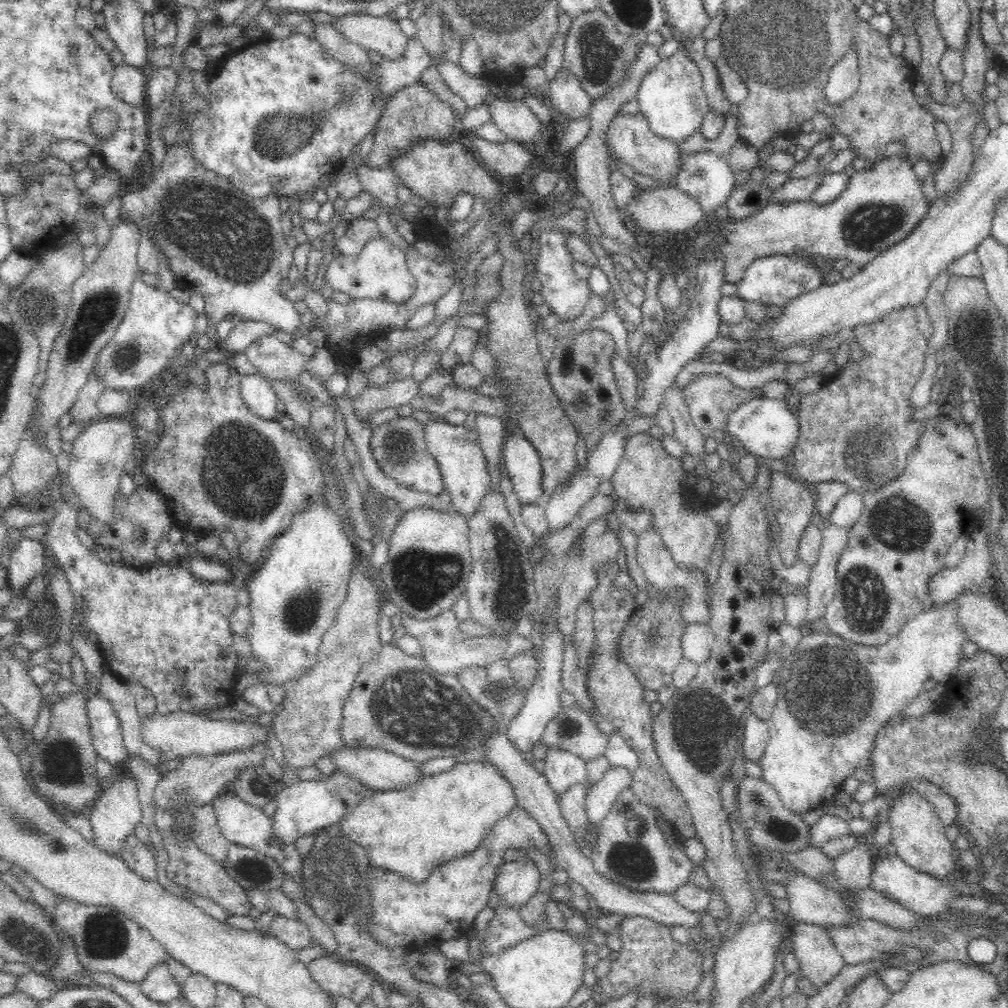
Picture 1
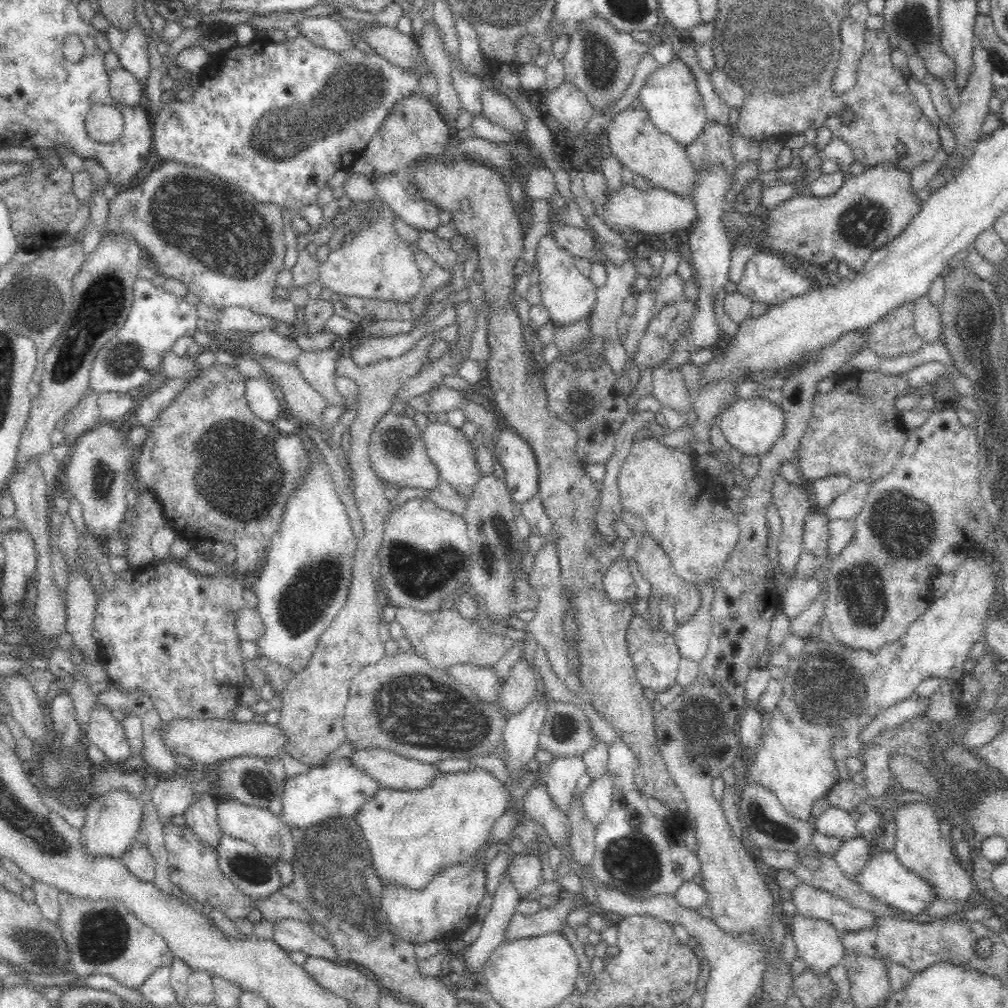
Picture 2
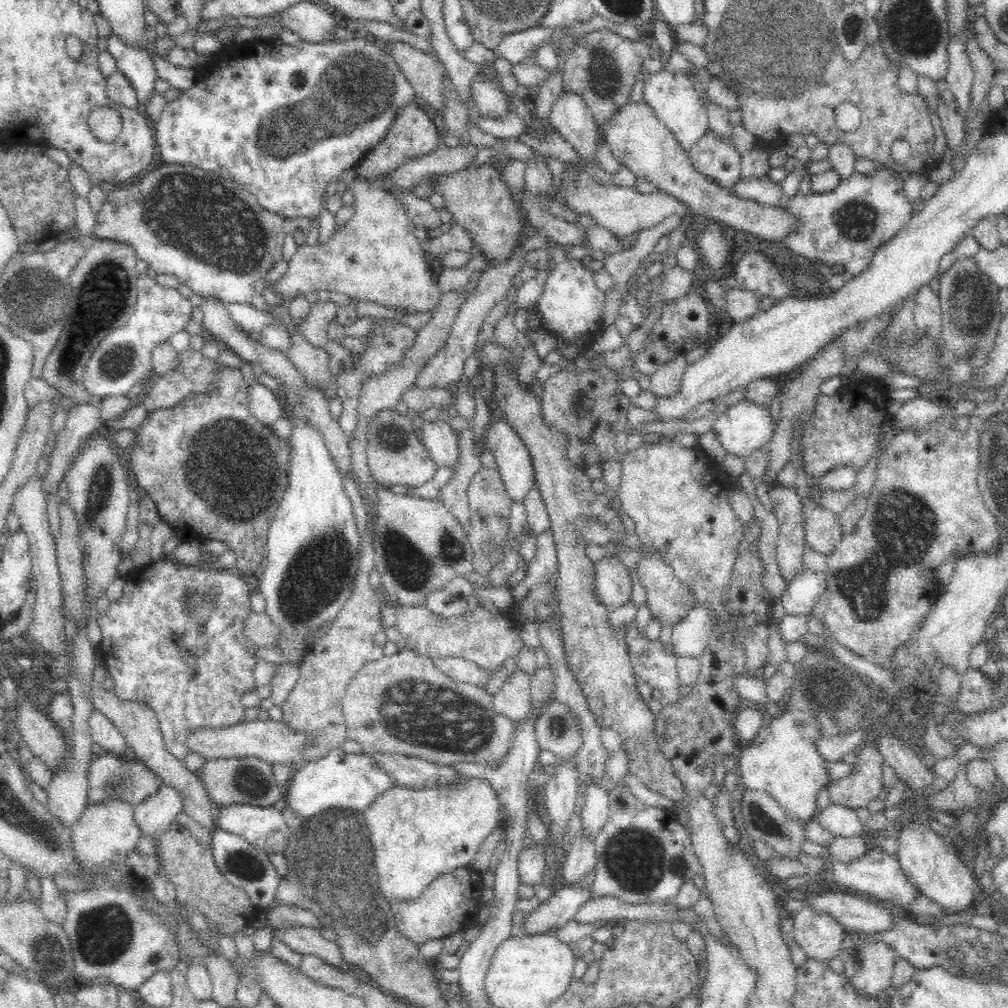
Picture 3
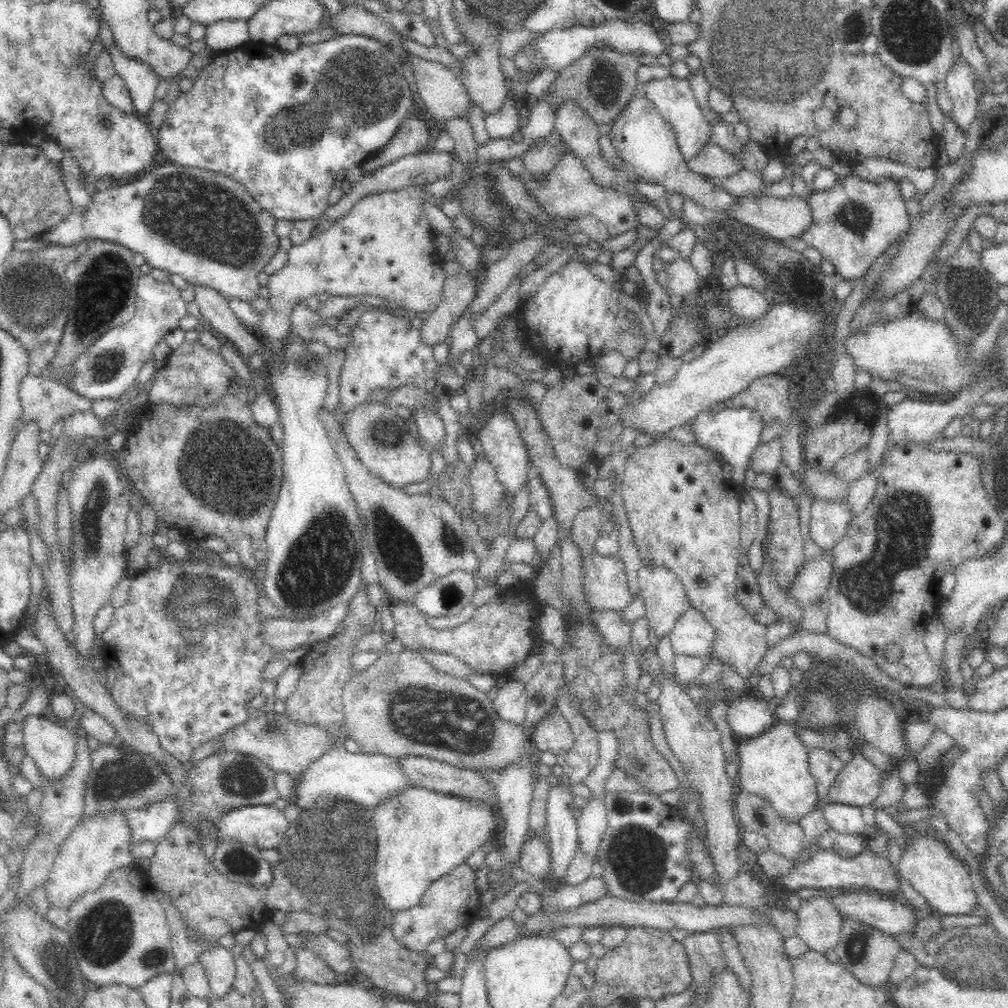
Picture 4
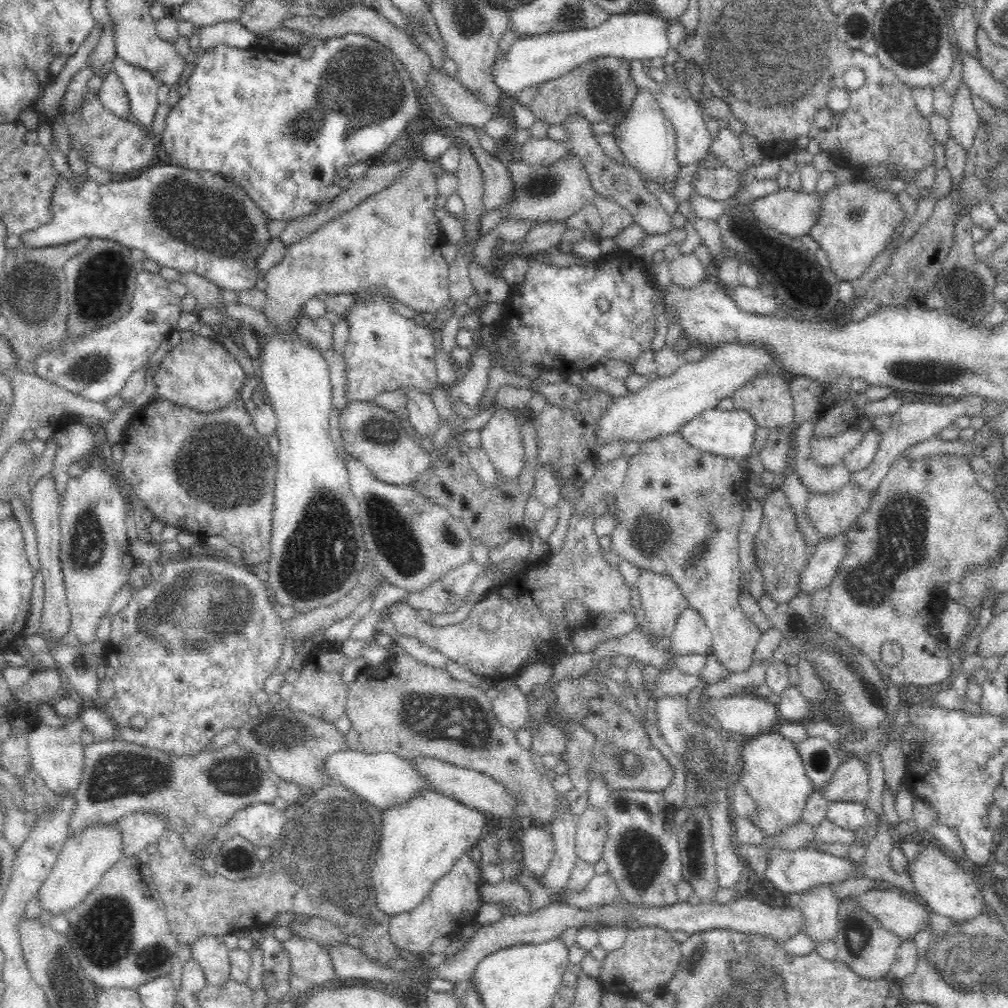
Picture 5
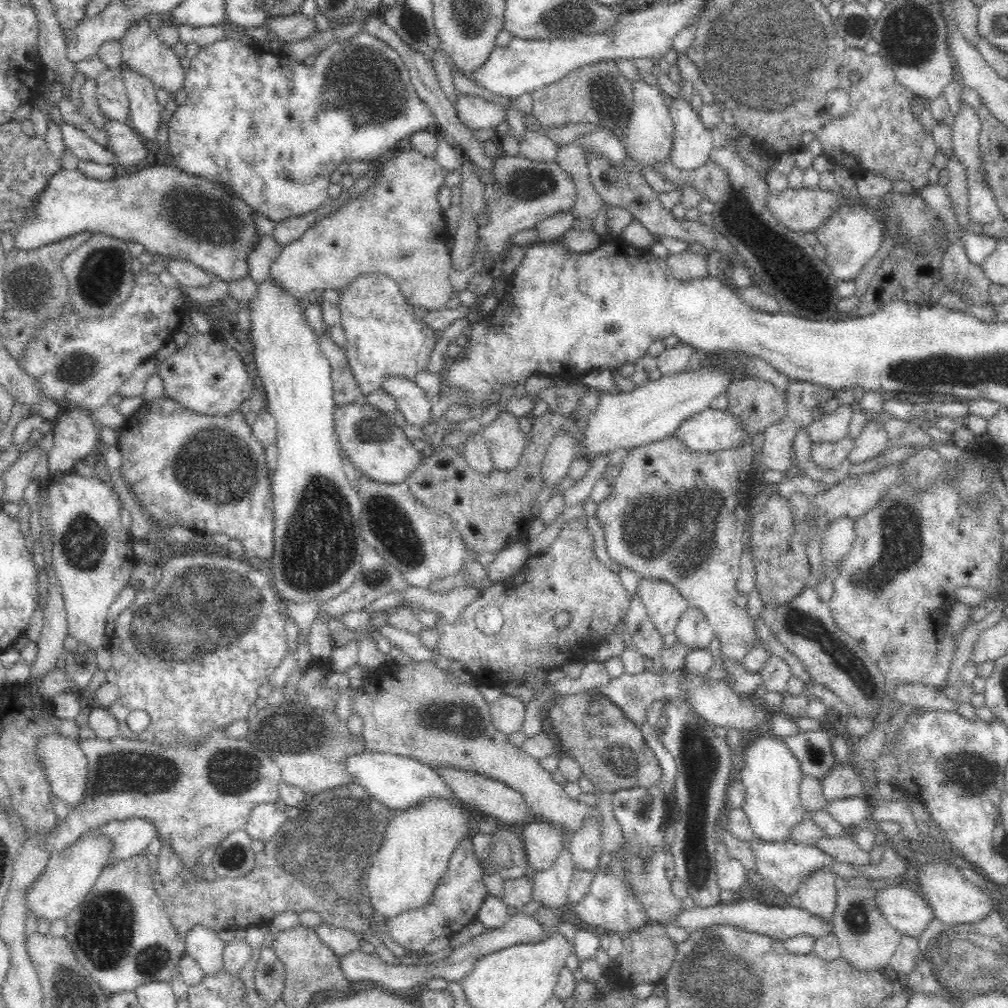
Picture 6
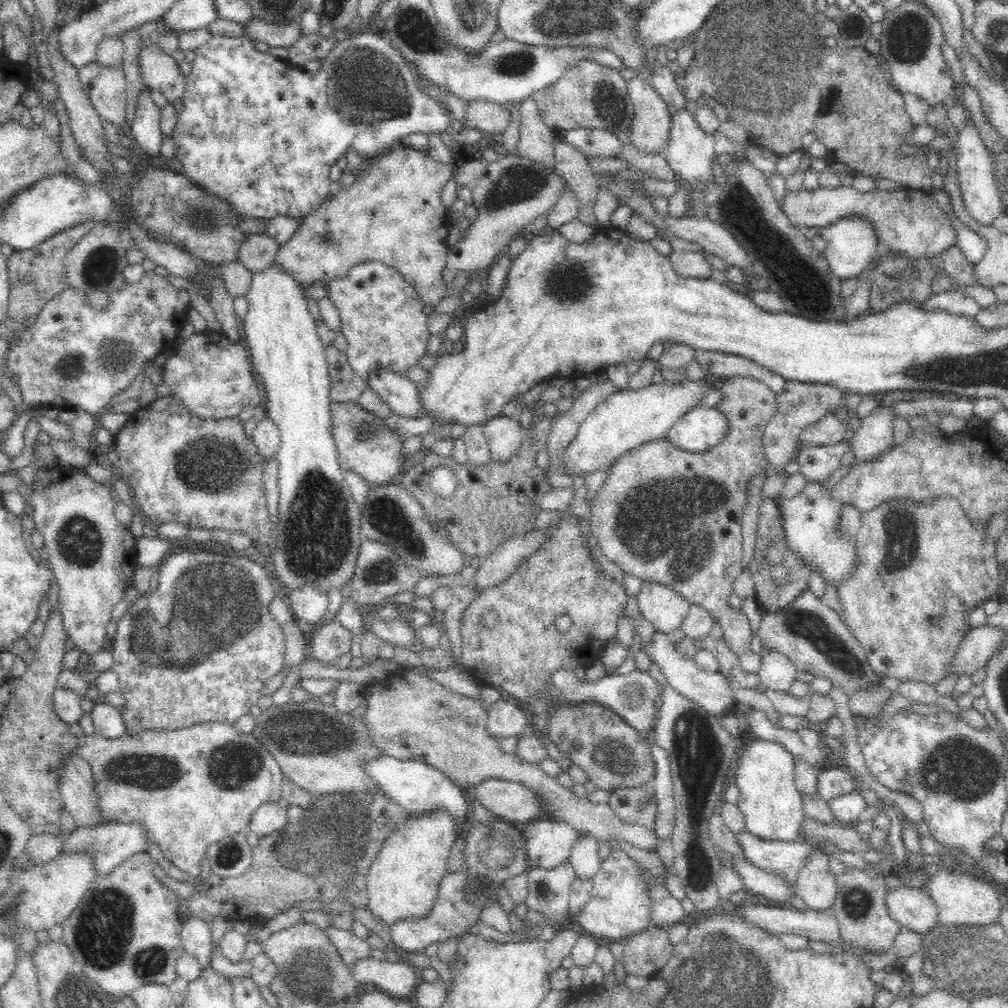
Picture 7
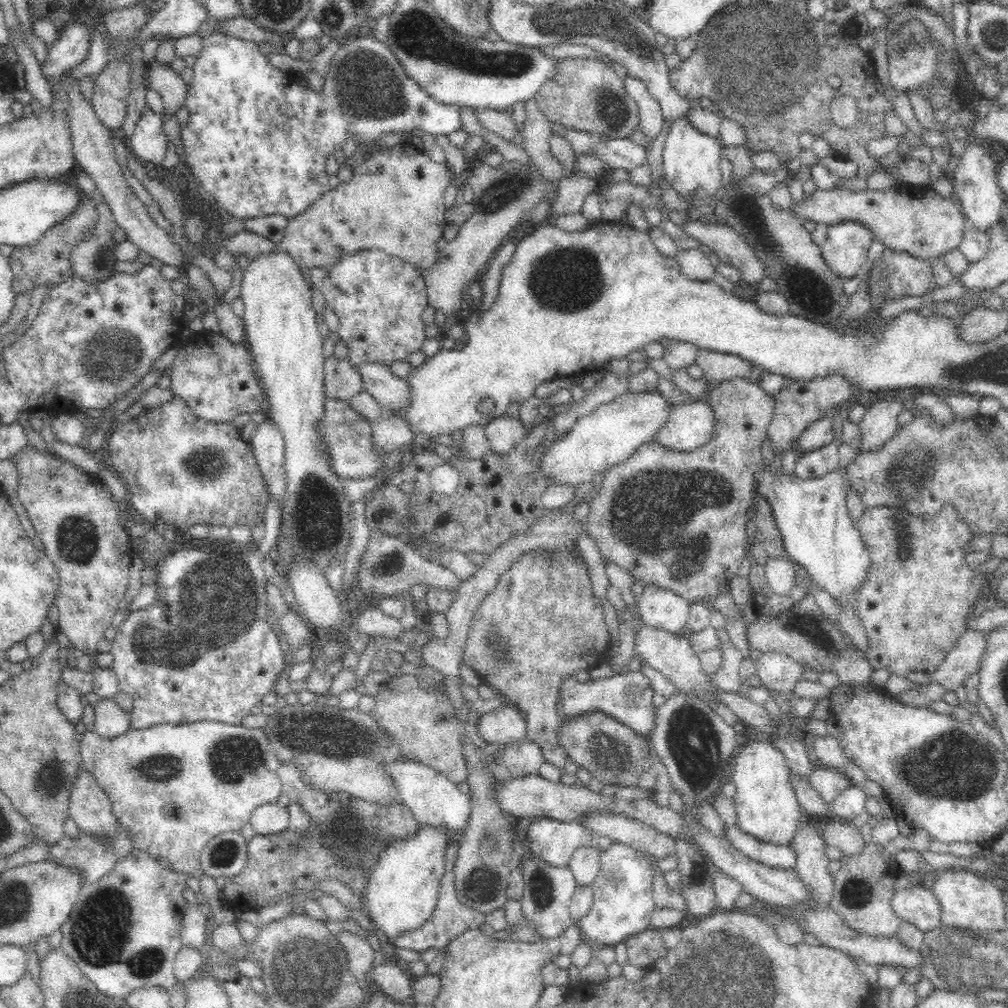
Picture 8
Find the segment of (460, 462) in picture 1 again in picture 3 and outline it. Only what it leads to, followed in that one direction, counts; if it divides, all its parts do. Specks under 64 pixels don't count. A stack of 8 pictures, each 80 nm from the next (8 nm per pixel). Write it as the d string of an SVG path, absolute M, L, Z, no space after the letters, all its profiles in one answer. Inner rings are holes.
M441 416L434 422L424 421L420 441L437 467L447 467L454 474L459 465L461 450L459 433L444 422Z

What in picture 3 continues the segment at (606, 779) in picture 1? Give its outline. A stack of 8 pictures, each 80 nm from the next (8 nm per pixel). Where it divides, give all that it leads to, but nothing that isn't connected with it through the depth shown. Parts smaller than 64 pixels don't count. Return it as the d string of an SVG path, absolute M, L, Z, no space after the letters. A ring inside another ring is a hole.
M594 780L585 790L584 796L585 803L581 809L583 830L595 836L597 831L604 826L604 822L608 820L608 790L604 788L601 781Z

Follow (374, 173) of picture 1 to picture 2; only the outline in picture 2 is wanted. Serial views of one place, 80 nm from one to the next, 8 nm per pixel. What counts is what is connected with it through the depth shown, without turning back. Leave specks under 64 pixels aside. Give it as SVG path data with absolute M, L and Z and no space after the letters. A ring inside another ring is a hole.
M396 172L376 176L371 179L371 183L375 188L375 194L395 210L406 224L422 231L435 231L440 223L439 209L422 199L411 199L408 188L400 184Z

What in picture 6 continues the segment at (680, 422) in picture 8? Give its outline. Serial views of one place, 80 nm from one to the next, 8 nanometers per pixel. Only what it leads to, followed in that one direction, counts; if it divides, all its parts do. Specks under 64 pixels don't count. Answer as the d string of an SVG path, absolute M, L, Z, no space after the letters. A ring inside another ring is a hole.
M708 408L700 414L694 414L676 428L673 438L693 452L730 450L744 444L744 431L740 421L730 413Z

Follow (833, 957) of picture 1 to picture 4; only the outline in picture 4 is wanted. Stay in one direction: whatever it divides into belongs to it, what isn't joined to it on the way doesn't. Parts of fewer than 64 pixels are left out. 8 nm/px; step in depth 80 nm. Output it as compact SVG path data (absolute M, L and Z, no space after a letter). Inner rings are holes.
M831 898L802 901L795 916L795 935L804 942L807 951L815 951L825 956L836 950L841 938L843 919L835 910Z

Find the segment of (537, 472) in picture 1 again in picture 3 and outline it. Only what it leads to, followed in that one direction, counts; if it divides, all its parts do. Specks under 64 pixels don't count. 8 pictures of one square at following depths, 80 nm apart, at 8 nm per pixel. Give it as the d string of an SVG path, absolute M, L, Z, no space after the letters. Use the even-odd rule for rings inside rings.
M504 420L489 425L485 437L485 449L492 452L498 463L496 470L503 480L506 492L513 502L520 504L536 479L528 448Z

